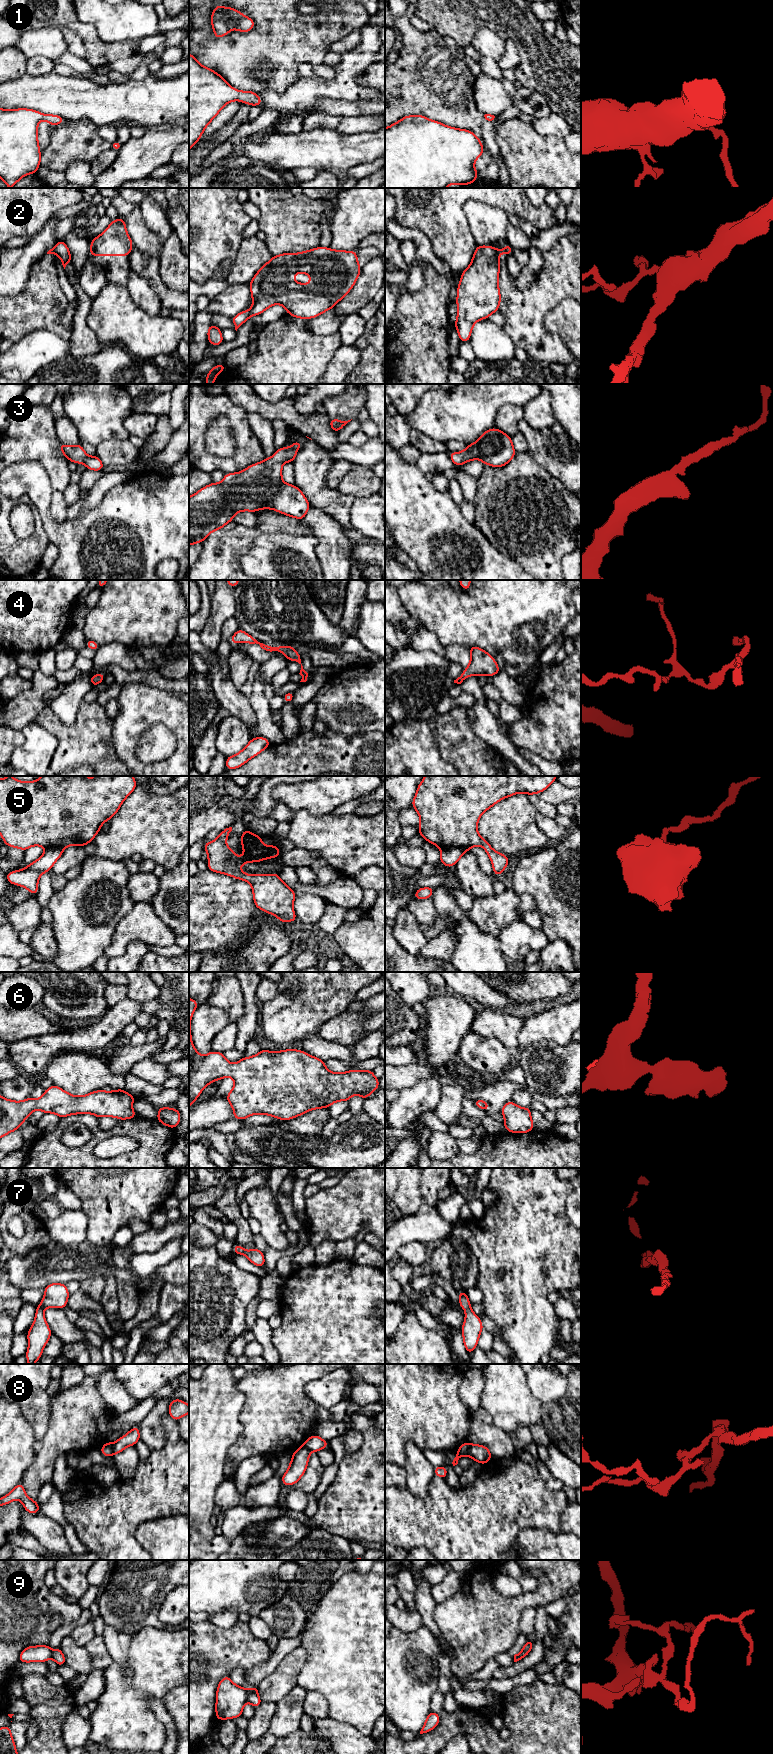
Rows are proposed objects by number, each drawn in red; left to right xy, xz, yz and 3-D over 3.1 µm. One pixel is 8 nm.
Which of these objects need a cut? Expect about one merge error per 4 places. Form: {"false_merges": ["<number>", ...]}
{"false_merges": ["5", "8", "9"]}

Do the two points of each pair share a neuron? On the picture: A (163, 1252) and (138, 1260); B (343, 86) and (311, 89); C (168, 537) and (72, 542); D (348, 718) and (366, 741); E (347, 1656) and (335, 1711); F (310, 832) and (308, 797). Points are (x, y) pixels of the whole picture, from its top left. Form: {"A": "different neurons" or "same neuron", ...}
{"A": "same neuron", "B": "same neuron", "C": "same neuron", "D": "different neurons", "E": "same neuron", "F": "different neurons"}

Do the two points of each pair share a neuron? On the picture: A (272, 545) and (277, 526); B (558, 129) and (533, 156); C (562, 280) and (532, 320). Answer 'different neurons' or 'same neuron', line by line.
A: different neurons
B: different neurons
C: same neuron

